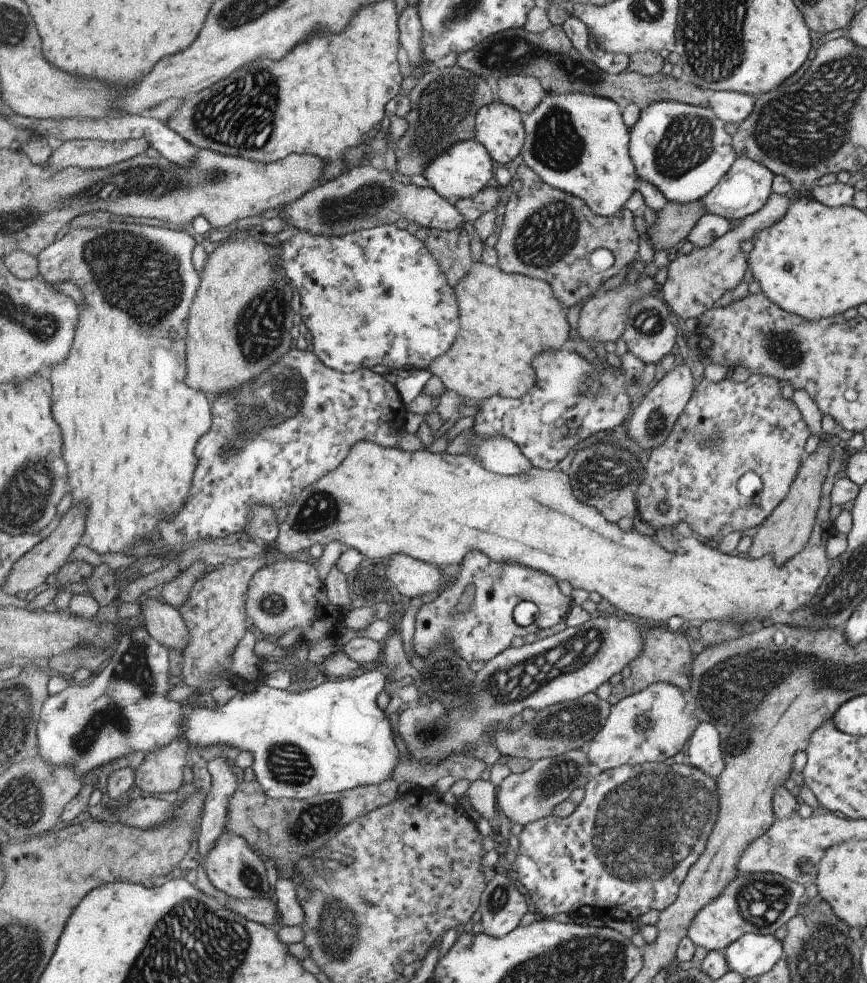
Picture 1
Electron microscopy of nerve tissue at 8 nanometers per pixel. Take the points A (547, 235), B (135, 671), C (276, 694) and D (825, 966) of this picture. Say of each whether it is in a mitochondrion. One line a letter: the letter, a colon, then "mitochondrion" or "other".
A: mitochondrion
B: mitochondrion
C: other
D: mitochondrion

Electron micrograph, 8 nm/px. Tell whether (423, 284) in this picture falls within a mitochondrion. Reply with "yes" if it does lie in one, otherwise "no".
no

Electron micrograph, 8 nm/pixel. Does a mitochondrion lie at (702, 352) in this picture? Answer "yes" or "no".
no

